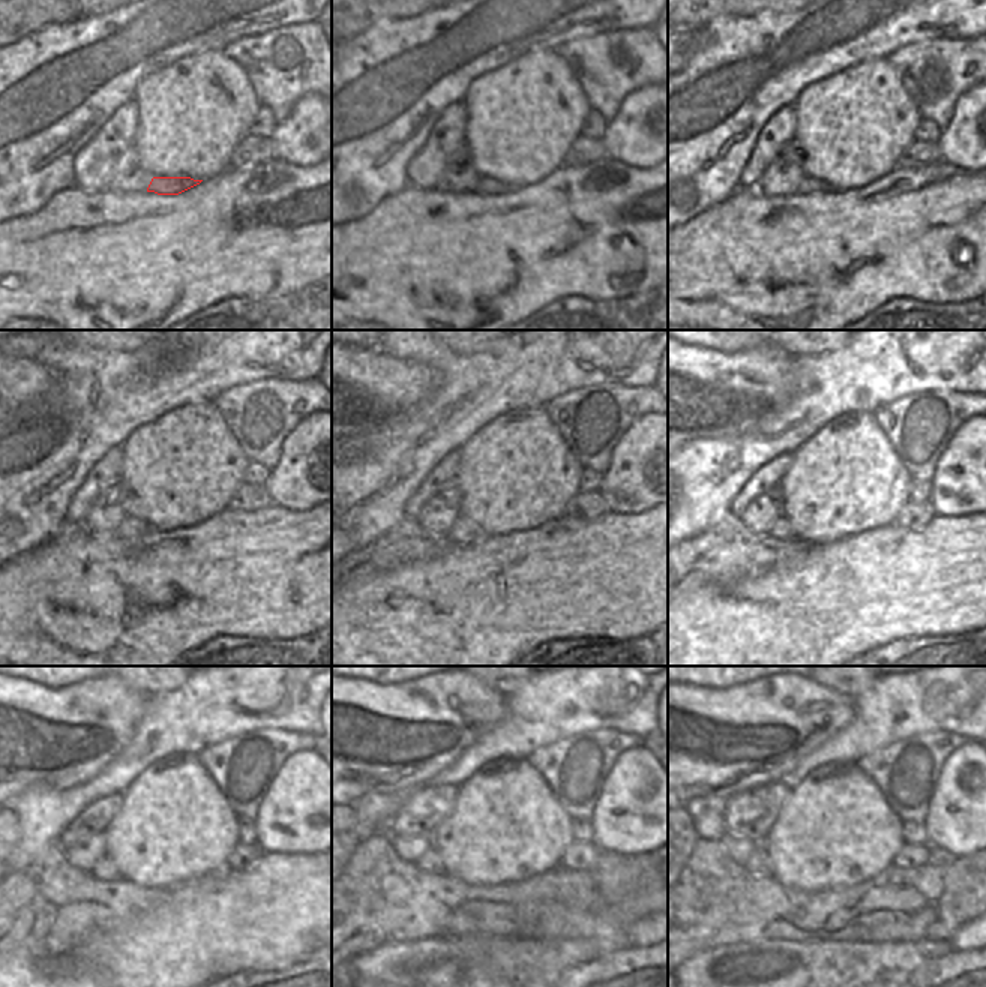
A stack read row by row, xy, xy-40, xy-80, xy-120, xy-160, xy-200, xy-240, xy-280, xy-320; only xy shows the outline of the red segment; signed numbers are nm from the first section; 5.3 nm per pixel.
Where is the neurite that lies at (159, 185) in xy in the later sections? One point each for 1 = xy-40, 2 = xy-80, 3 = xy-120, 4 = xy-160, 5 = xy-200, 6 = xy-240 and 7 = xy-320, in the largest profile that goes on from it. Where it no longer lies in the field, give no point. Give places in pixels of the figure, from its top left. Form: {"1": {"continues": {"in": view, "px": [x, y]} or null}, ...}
{"1": {"continues": {"in": "xy-40", "px": [485, 186]}}, "2": {"continues": {"in": "xy-80", "px": [809, 186]}}, "3": {"continues": {"in": "xy-120", "px": [129, 528]}}, "4": {"continues": {"in": "xy-160", "px": [464, 531]}}, "5": {"continues": {"in": "xy-200", "px": [781, 530]}}, "6": {"continues": {"in": "xy-240", "px": [104, 869]}}, "7": {"continues": {"in": "xy-320", "px": [758, 863]}}}

